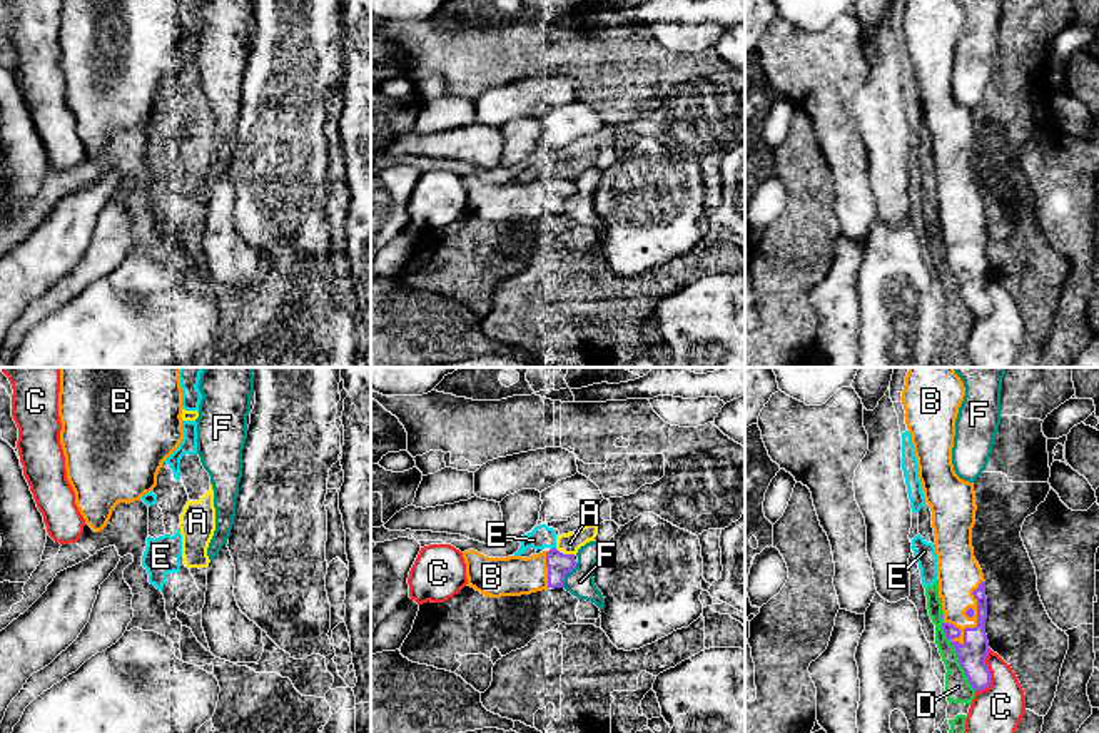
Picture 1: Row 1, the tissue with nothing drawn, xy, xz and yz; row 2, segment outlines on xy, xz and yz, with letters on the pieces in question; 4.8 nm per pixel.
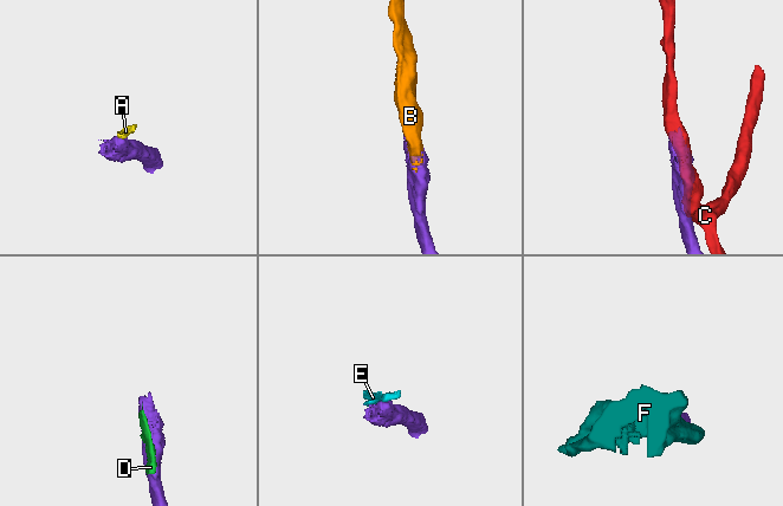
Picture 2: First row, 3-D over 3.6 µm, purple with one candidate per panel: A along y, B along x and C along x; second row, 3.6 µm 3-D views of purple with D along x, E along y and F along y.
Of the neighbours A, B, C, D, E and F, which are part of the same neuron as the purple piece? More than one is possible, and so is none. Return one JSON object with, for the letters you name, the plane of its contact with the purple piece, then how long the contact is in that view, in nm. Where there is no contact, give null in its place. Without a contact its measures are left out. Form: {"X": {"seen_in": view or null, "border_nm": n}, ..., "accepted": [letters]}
{"B": {"seen_in": "yz", "border_nm": 340}, "accepted": ["B"]}

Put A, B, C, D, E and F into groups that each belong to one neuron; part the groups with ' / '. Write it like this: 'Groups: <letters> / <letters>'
Groups: A D E / B / C / F

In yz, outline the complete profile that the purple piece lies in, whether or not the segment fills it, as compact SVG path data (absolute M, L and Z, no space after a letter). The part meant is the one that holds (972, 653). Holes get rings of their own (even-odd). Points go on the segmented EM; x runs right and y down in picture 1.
M909 367L902 391L902 404L905 409L905 424L912 436L924 498L932 511L939 599L944 611L942 629L954 646L970 686L980 691L990 685L990 671L985 665L990 648L985 634L985 581L972 548L977 506L974 484L960 479L952 464L955 419L964 396L964 382L954 367Z

